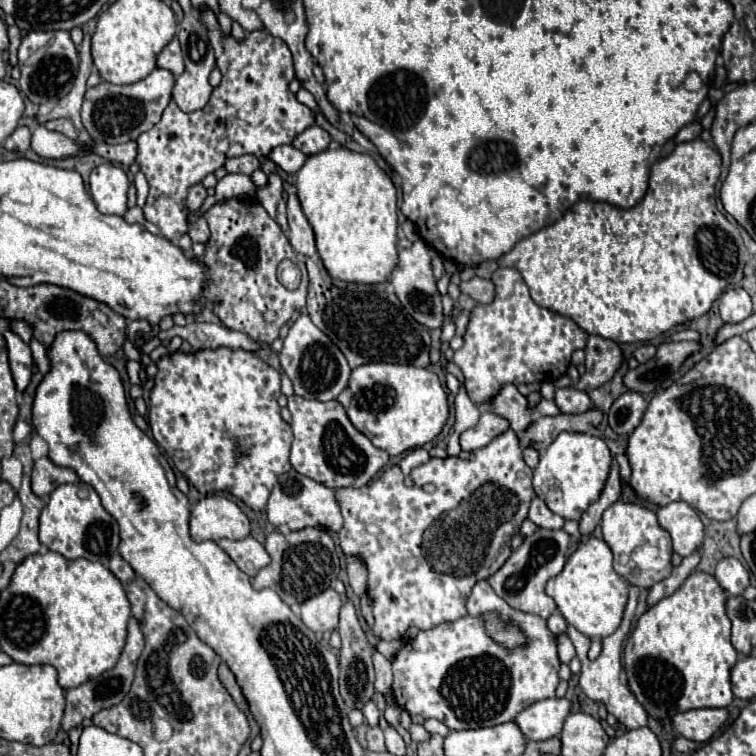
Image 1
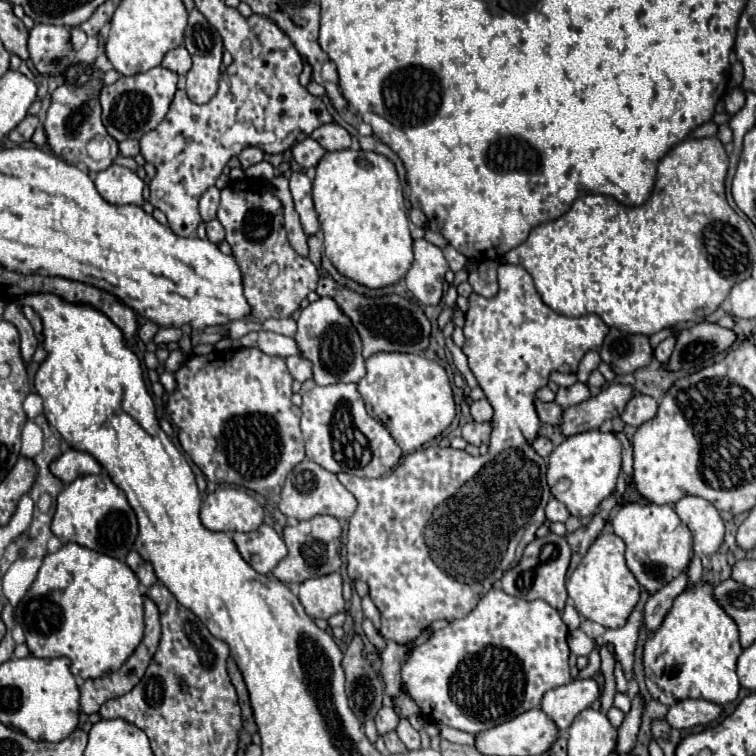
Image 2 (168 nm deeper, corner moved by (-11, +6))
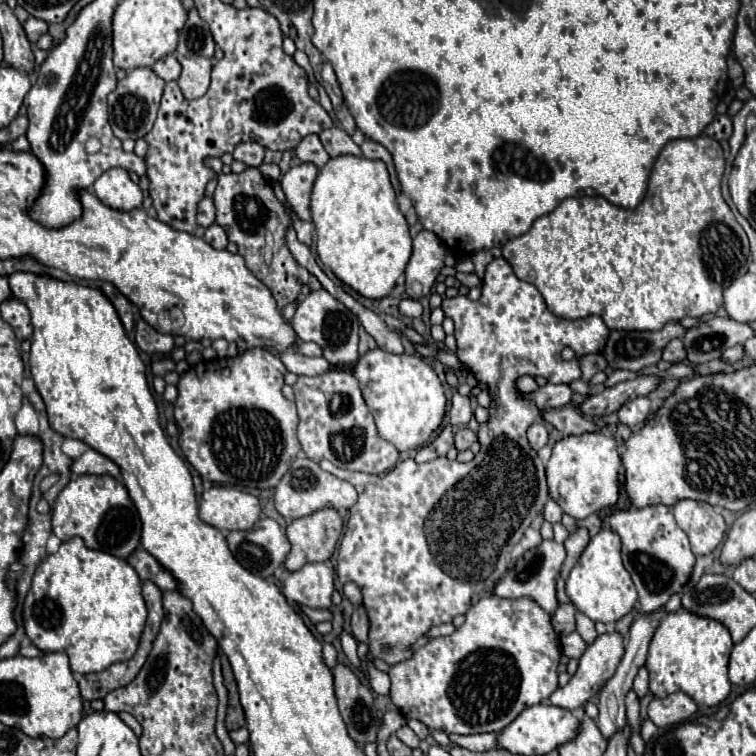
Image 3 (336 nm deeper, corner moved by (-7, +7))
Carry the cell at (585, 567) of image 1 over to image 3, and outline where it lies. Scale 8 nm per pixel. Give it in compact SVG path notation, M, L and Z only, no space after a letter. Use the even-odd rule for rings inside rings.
M602 529L590 539L588 547L566 579L566 595L576 605L576 609L592 621L614 623L630 613L636 603L636 587L630 579L630 573L622 565L620 547L620 537L612 529Z

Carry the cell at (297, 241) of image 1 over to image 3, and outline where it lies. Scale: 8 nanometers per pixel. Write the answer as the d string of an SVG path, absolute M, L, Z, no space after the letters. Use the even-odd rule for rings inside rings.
M302 163L298 167L292 167L286 175L282 175L282 189L286 195L286 201L294 209L294 213L308 221L310 219L310 193L314 179L318 175L318 167L312 163Z

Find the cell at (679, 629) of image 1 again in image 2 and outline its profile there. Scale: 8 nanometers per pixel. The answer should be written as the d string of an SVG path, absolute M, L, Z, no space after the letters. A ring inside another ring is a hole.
M700 582L686 588L672 604L658 630L644 644L642 666L650 696L668 708L686 698L702 698L714 704L734 702L740 690L736 662L742 654L738 626L714 598L714 584Z

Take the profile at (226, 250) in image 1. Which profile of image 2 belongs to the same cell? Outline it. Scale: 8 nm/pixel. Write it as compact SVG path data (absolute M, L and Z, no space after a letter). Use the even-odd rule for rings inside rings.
M230 182L222 190L218 220L226 228L226 242L242 270L244 296L252 308L250 316L260 320L290 318L300 302L316 290L320 276L316 266L288 244L280 200L272 196L264 182Z

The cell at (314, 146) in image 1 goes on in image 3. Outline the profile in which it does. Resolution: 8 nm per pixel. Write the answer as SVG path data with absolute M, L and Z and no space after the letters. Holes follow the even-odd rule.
M330 127L320 133L320 141L324 143L324 149L328 151L330 157L338 155L362 155L360 147L350 139L350 135L344 129Z

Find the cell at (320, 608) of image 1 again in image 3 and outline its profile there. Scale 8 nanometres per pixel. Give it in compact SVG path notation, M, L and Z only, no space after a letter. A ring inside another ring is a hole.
M308 563L288 575L282 593L288 601L312 609L328 609L334 591L334 569L328 563Z

